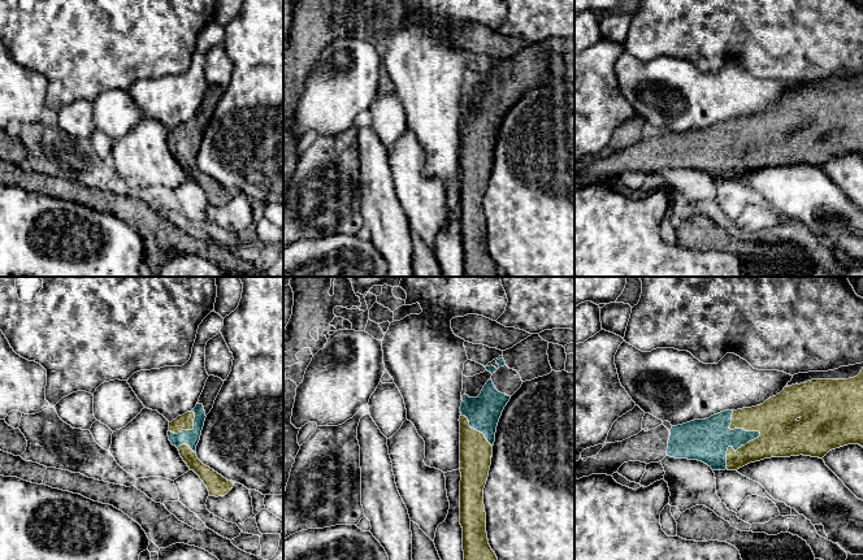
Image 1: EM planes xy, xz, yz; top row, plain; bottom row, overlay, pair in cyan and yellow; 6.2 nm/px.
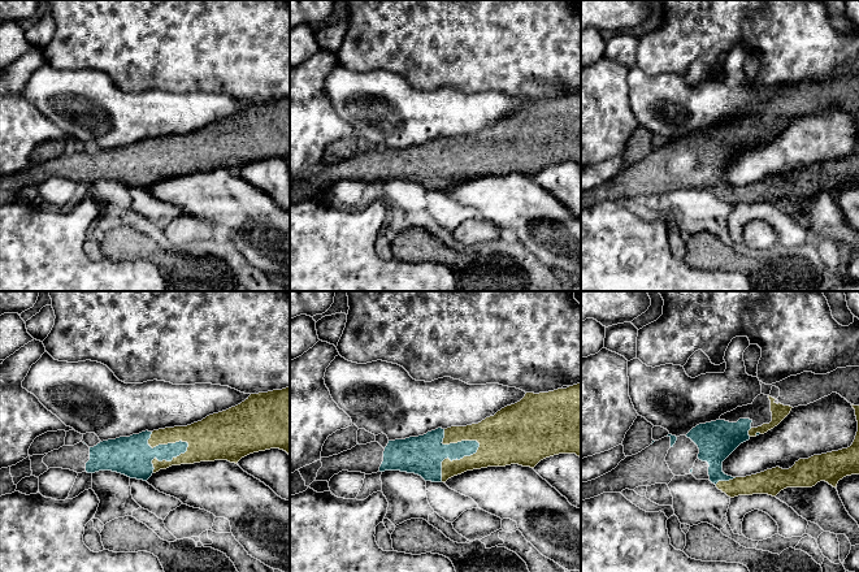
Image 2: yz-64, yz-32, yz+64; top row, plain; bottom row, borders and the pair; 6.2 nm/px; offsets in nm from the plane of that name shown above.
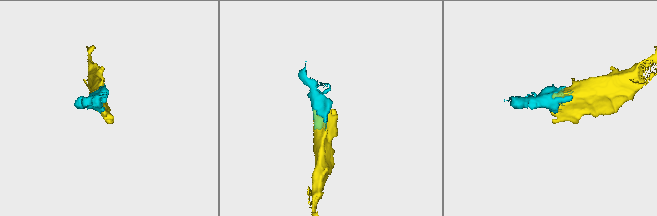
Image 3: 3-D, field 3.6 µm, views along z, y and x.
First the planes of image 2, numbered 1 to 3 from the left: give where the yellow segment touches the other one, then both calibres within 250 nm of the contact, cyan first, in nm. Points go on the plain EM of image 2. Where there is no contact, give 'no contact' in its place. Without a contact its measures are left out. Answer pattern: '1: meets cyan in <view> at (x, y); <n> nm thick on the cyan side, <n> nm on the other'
1: meets cyan in yz-64 at (166, 169); 240 nm thick on the cyan side, 190 nm on the other
2: meets cyan in yz-32 at (455, 168); 240 nm thick on the cyan side, 200 nm on the other
3: meets cyan in yz+64 at (725, 189); 240 nm thick on the cyan side, 140 nm on the other

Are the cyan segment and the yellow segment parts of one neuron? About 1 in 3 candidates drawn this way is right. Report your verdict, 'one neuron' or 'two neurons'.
one neuron

